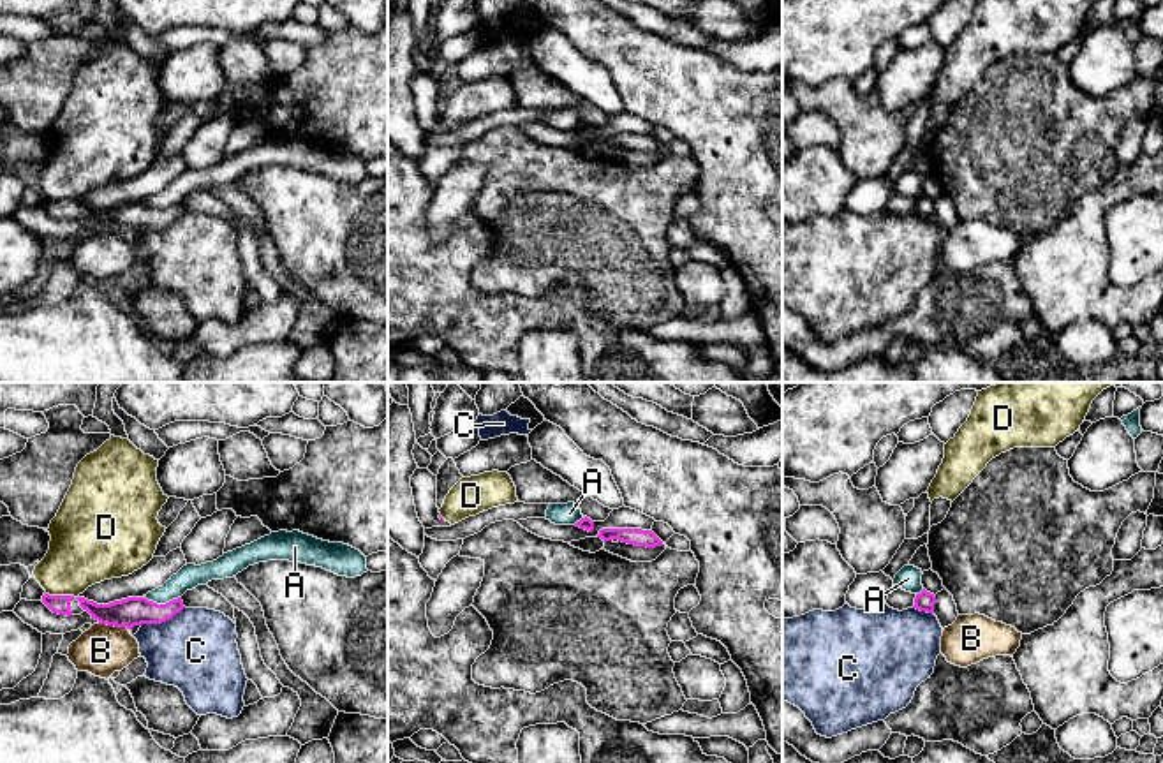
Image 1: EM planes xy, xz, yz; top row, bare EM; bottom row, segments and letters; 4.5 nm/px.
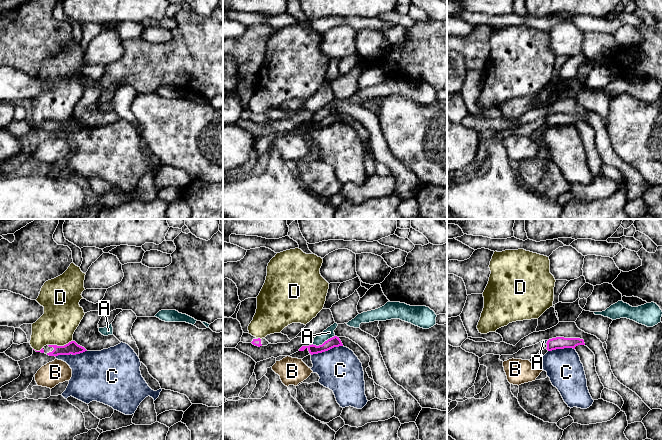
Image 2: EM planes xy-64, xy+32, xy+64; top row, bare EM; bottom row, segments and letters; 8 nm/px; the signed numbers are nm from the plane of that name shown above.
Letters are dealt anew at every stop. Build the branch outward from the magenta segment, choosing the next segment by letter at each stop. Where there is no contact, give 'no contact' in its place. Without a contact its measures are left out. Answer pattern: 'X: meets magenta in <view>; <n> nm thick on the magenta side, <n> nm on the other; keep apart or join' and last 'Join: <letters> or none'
A: meets magenta in xy; 130 nm thick on the magenta side, 110 nm on the other; keep apart
B: meets magenta in xy; 130 nm thick on the magenta side, 220 nm on the other; keep apart
C: meets magenta in xy; 130 nm thick on the magenta side, 380 nm on the other; keep apart
D: meets magenta in xy; 90 nm thick on the magenta side, 320 nm on the other; keep apart
Join: none

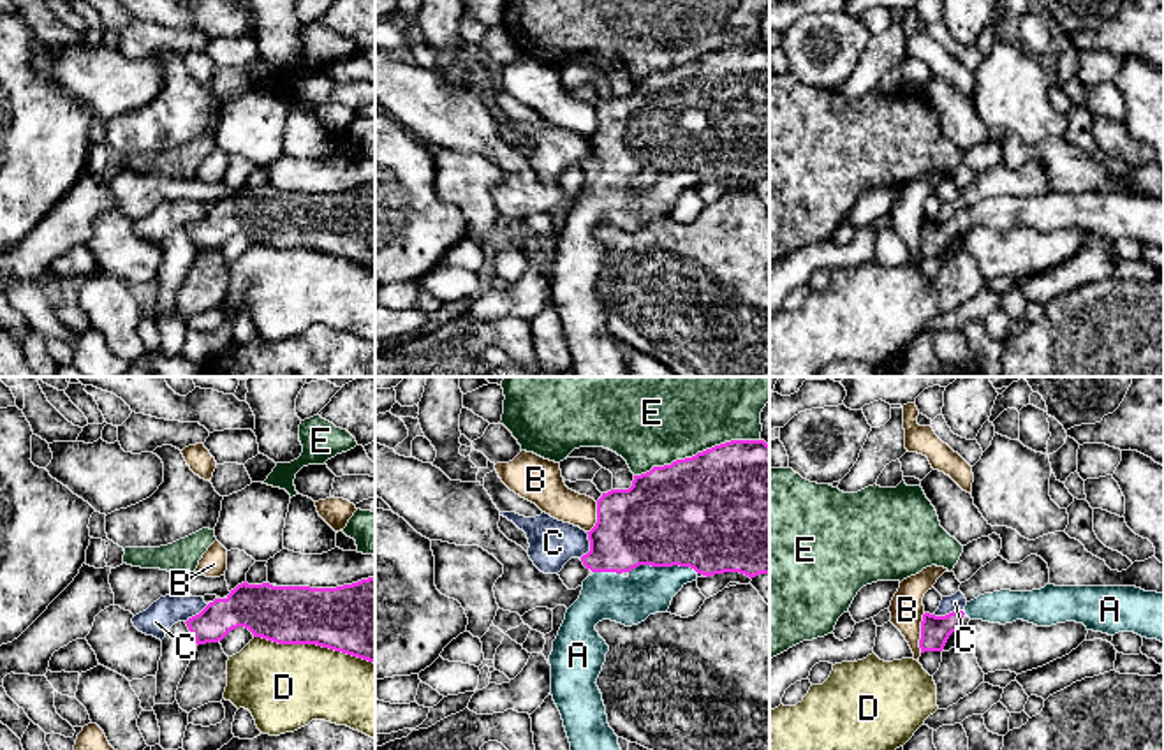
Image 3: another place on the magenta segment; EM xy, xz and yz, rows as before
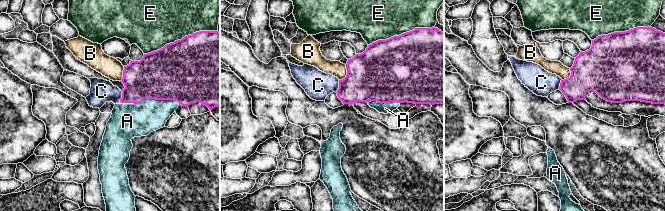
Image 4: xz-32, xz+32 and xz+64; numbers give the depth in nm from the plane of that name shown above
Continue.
A: meets magenta in xz; 460 nm thick on the magenta side, 220 nm on the other; join
B: meets magenta in yz; 140 nm thick on the magenta side, 150 nm on the other; keep apart
C: meets magenta in yz; 140 nm thick on the magenta side, 80 nm on the other; keep apart
D: meets magenta in xy; 340 nm thick on the magenta side, 380 nm on the other; keep apart
E: meets magenta in xz; 500 nm thick on the magenta side, 340 nm on the other; keep apart
Join: A

